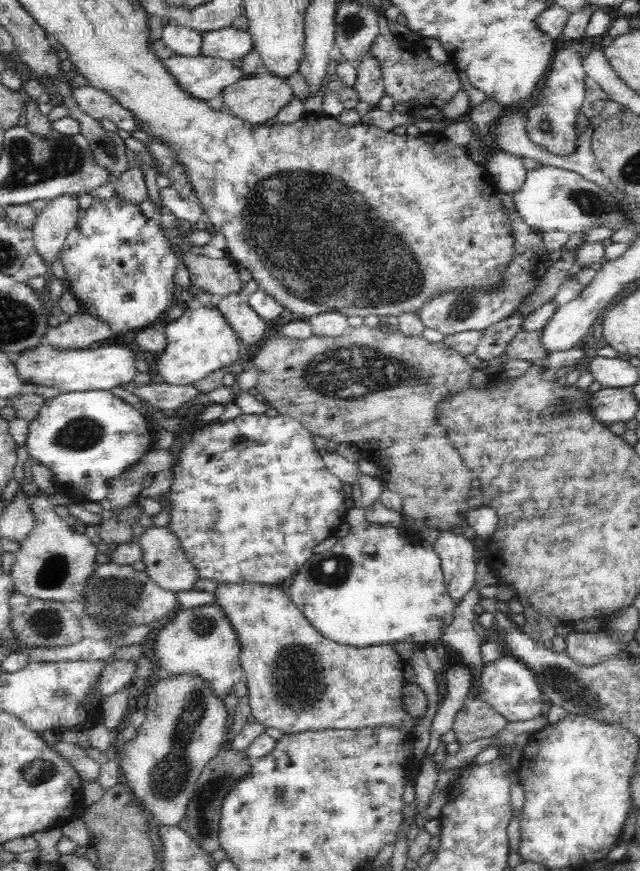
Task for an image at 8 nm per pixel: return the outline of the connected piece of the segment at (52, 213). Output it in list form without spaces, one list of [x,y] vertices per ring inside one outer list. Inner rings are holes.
[[[61,193],[60,196],[53,197],[47,202],[47,206],[38,214],[36,222],[32,226],[33,229],[33,245],[35,250],[48,266],[48,274],[52,262],[61,254],[61,249],[71,228],[76,226],[76,222],[80,216],[78,201],[76,200],[78,193]]]

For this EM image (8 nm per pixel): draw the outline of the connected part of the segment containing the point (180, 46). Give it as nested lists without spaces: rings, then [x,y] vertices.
[[[162,17],[166,21],[161,36],[165,44],[173,50],[173,54],[193,57],[200,55],[202,46],[202,33],[185,26],[178,26],[167,22],[166,17]]]

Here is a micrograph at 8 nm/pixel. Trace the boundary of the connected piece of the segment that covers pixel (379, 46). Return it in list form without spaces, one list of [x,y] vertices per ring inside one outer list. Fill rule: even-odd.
[[[385,16],[379,18],[379,33],[366,55],[378,59],[383,75],[385,93],[393,96],[396,104],[406,105],[409,108],[418,106],[435,107],[439,111],[463,88],[459,72],[452,62],[440,64],[428,55],[422,44],[416,41],[407,41],[404,37],[393,34],[388,29]]]

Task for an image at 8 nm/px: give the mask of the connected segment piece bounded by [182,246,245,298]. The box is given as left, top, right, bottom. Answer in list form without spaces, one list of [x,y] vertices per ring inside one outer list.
[[[182,247],[184,255],[184,266],[188,269],[191,290],[206,290],[214,297],[223,297],[229,294],[237,294],[244,288],[244,283],[240,281],[238,272],[240,268],[232,263],[229,256],[214,259],[200,252],[195,252],[192,247]]]

